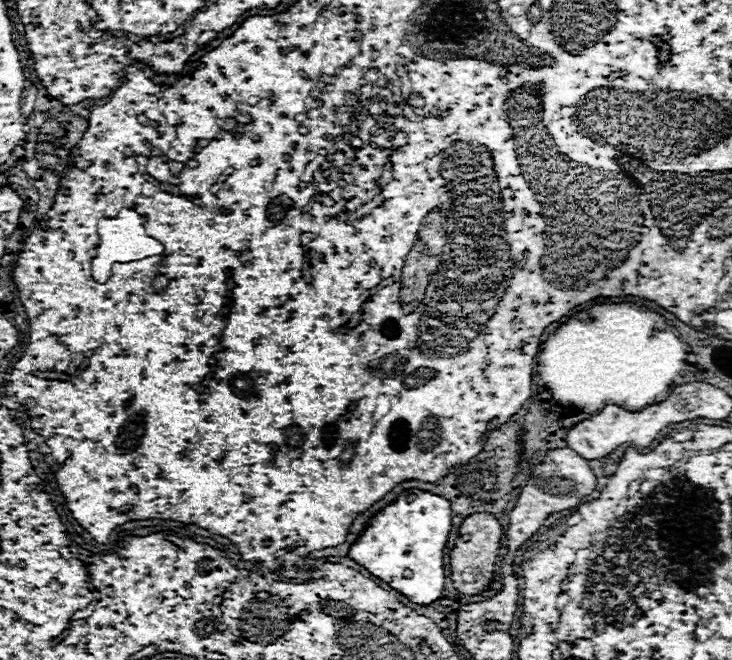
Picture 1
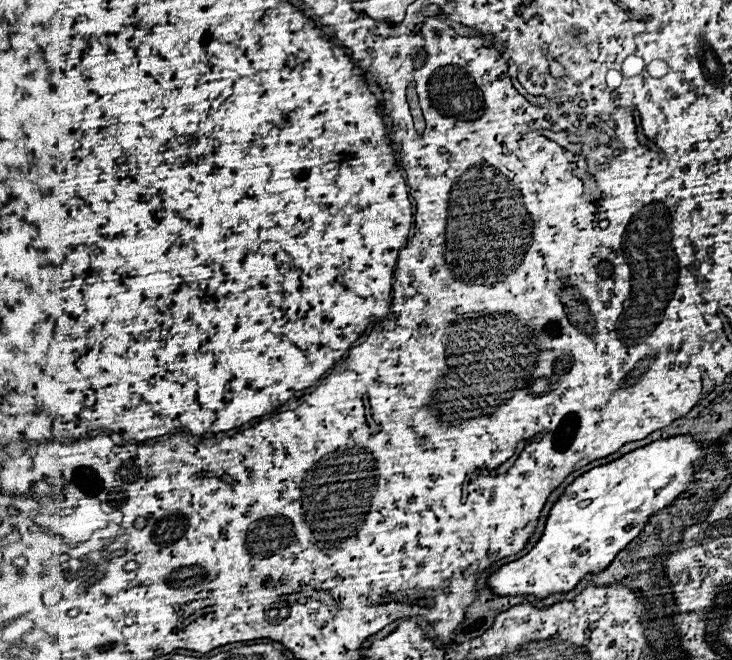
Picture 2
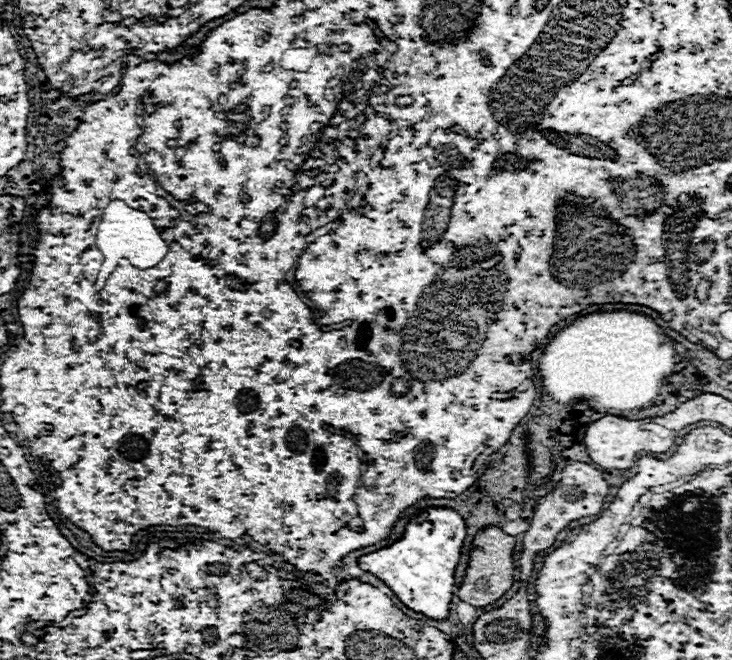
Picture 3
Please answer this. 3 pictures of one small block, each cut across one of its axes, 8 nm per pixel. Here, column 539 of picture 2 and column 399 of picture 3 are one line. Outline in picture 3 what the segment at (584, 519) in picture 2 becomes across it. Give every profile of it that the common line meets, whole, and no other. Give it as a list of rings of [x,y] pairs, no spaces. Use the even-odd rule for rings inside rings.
[[[432,508],[424,522],[410,520],[402,540],[394,542],[394,552],[382,548],[358,560],[364,572],[380,578],[392,592],[412,610],[432,618],[446,620],[450,616],[452,604],[452,586],[456,566],[462,556],[462,542],[466,540],[466,522],[464,518],[448,508]]]

